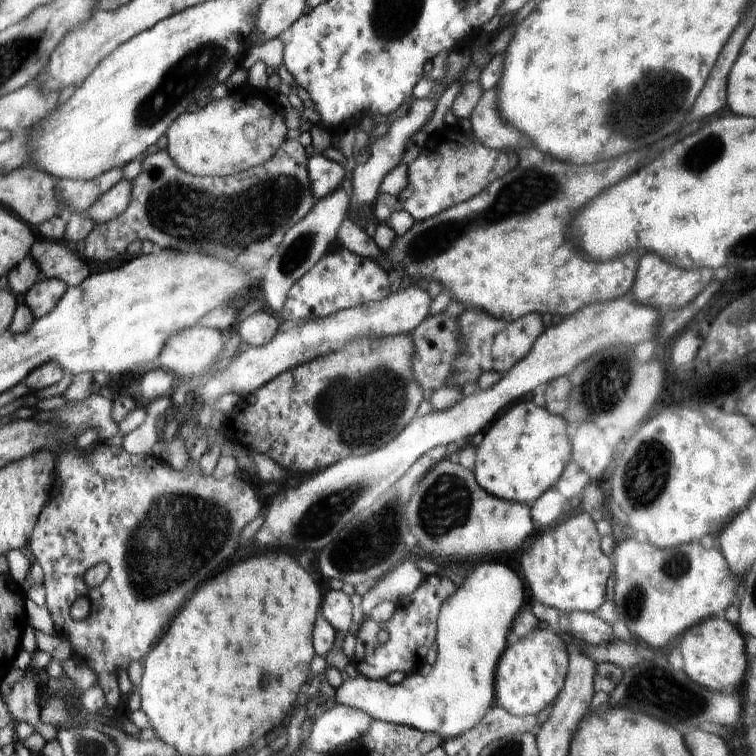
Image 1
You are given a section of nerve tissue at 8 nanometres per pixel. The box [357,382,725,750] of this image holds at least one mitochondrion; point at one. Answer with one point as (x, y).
(446, 505)

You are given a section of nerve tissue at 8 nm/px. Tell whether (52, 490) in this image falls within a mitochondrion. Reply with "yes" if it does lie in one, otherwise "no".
no

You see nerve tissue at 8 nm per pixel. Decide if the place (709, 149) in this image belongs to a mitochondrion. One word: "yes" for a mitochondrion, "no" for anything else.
yes

